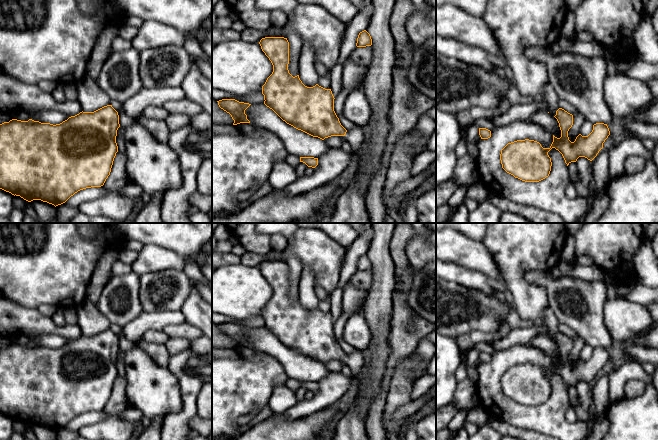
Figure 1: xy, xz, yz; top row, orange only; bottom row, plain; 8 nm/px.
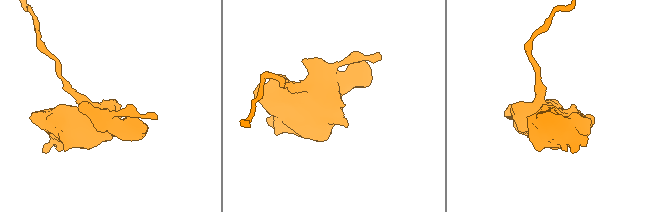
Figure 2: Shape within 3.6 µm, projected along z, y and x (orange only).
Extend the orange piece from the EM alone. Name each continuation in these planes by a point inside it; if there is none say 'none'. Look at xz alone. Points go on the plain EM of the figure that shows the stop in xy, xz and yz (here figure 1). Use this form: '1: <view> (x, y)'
1: xz (355, 360)

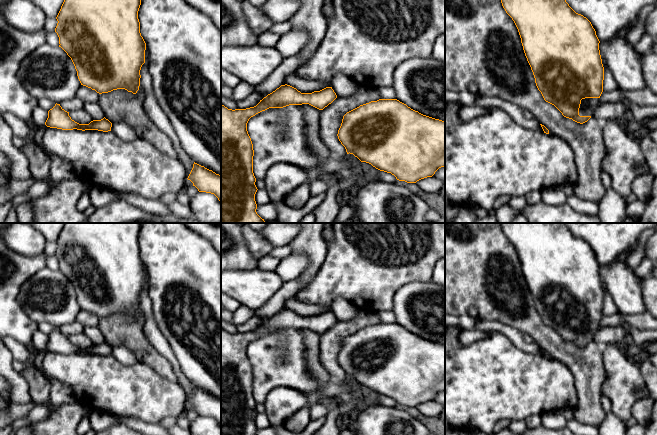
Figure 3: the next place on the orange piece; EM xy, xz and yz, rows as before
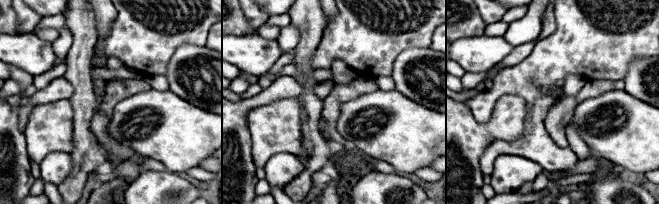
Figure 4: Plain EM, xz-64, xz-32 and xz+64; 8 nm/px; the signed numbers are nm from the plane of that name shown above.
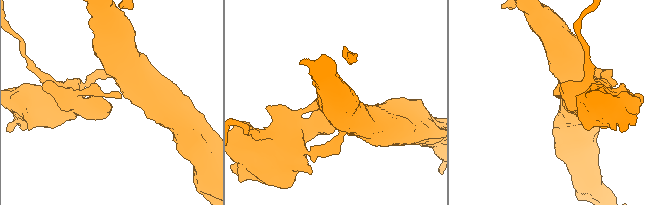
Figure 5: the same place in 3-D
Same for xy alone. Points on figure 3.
none

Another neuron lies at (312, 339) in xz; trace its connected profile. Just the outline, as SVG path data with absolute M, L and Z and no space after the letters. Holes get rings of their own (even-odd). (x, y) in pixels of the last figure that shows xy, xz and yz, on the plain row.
M302 328L302 331L305 334L304 343L307 350L307 358L305 360L306 368L319 386L325 385L333 379L320 363L319 348L321 334L309 328Z

